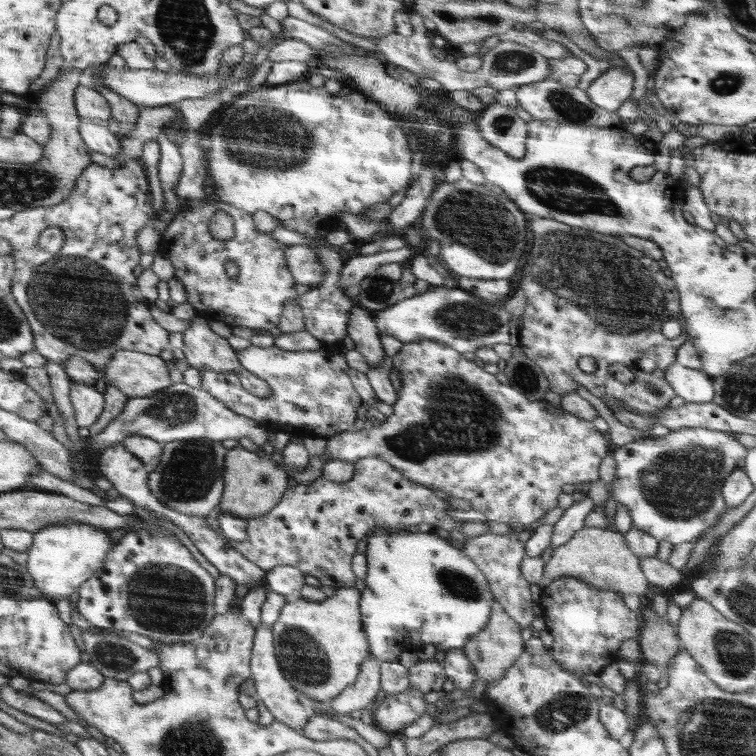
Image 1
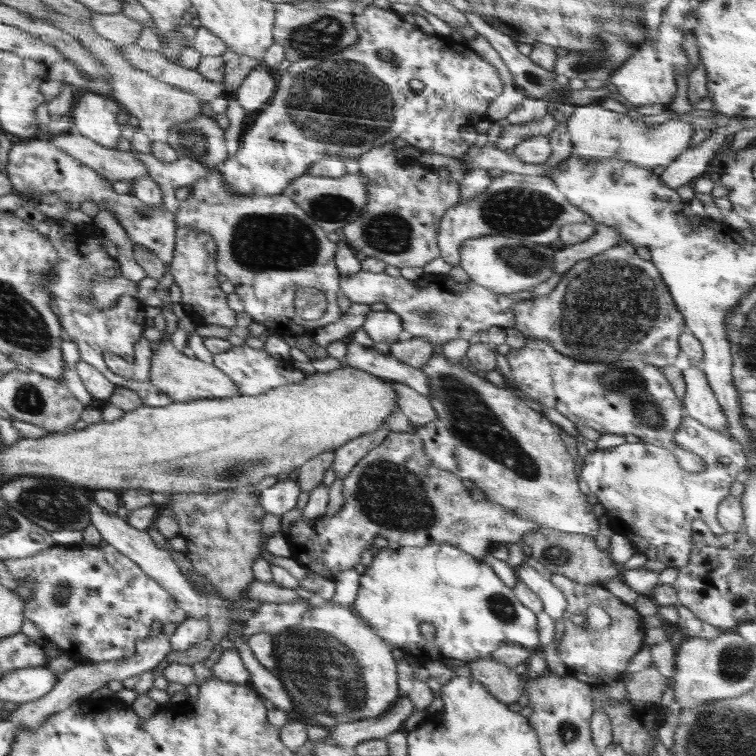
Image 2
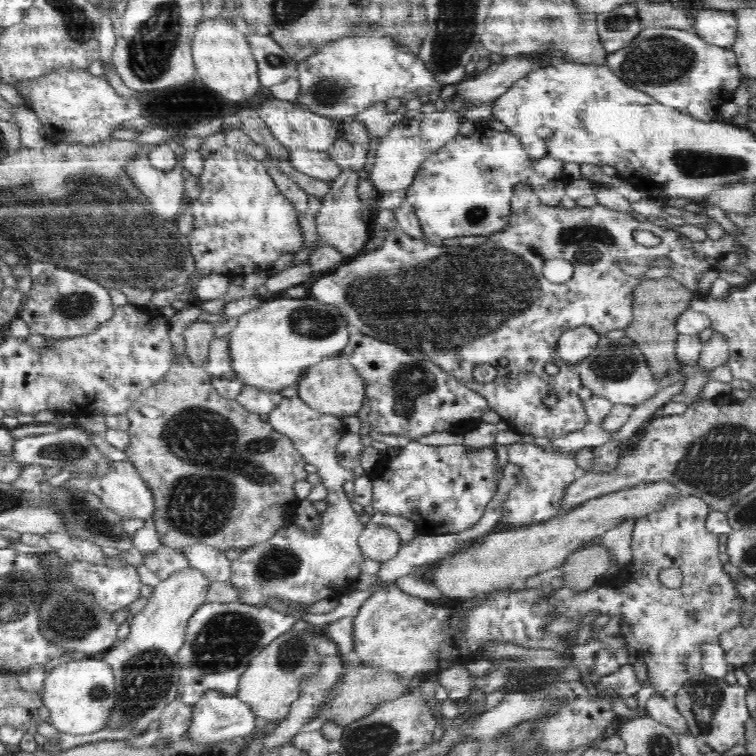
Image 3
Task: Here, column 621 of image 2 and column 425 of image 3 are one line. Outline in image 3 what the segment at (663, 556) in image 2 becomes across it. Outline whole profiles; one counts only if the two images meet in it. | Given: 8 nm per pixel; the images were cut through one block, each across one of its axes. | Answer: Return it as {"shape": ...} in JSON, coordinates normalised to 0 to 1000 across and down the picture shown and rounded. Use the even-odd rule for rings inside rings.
{"shape":[[[545,582],[524,603],[516,604],[511,614],[503,615],[489,627],[493,644],[491,668],[496,676],[542,687],[553,697],[552,706],[606,706],[632,692],[643,669],[652,661],[665,631],[667,616],[660,622],[656,615],[660,611],[655,590],[643,593],[619,593],[615,587],[566,590]]]}

